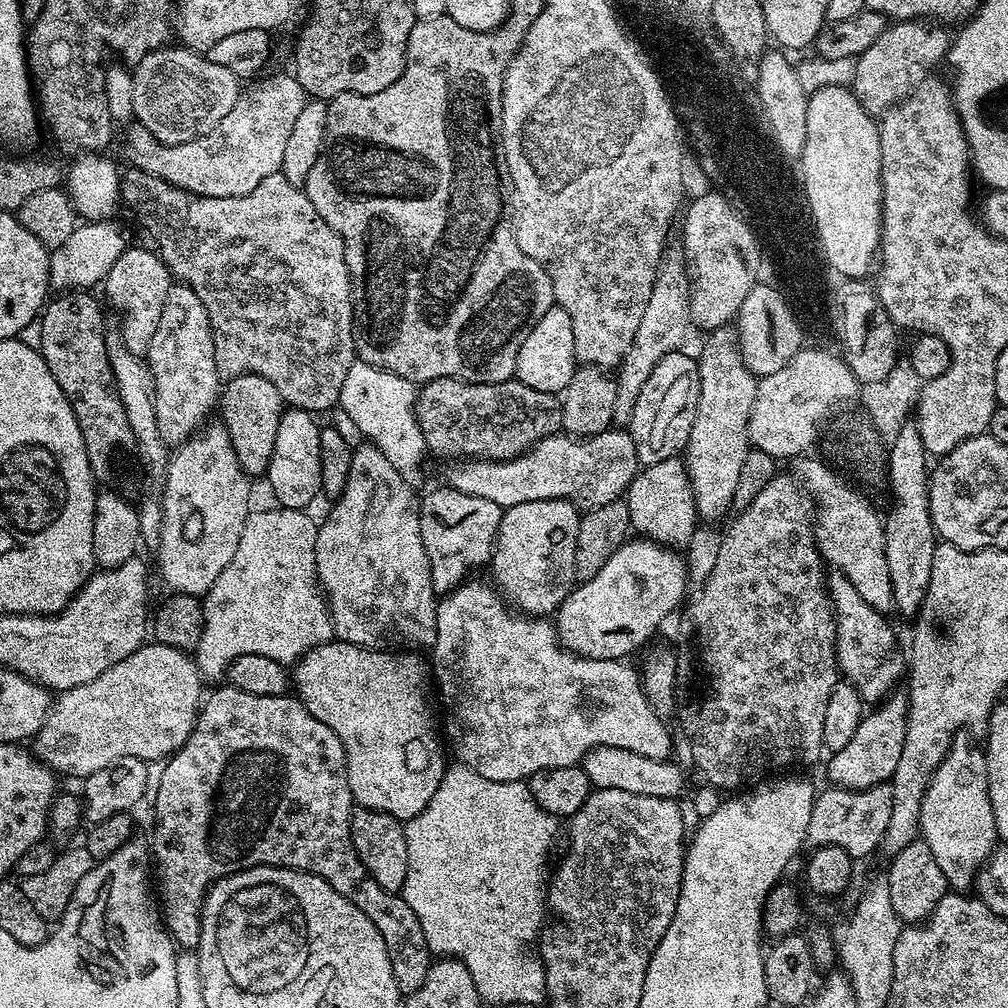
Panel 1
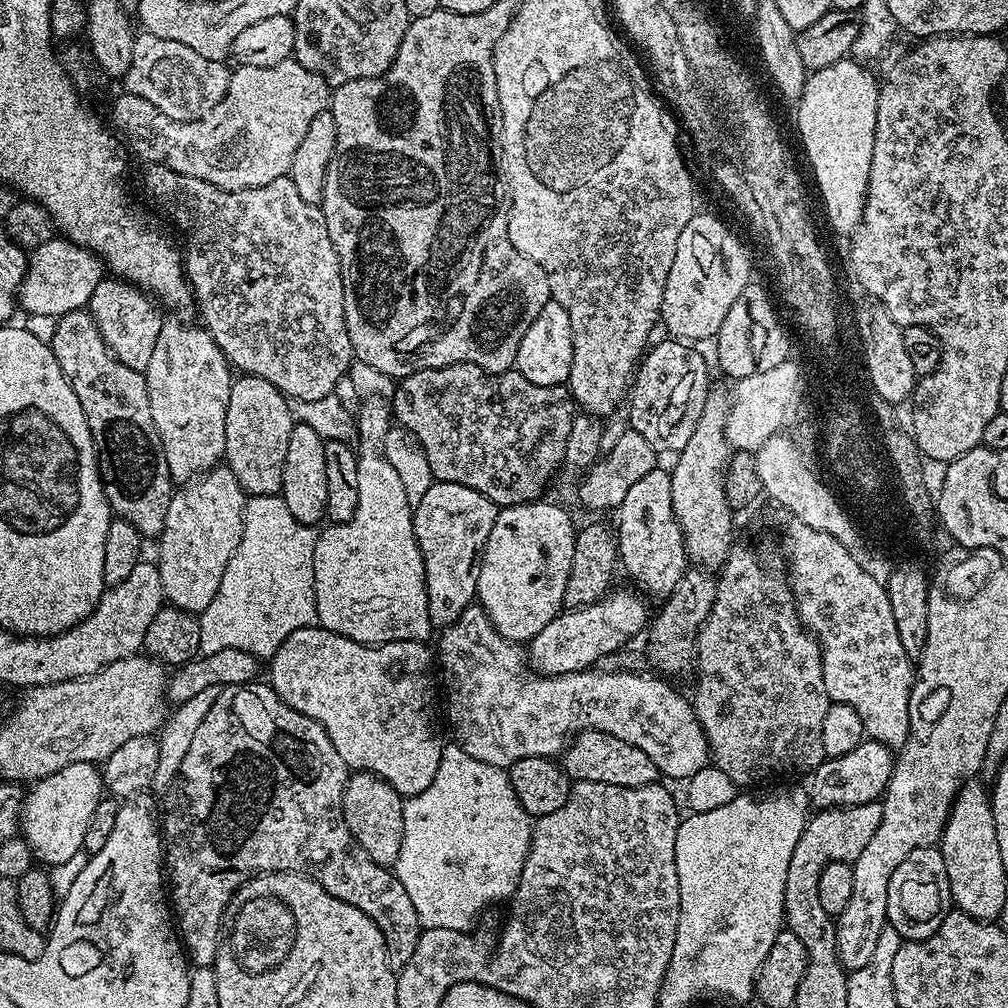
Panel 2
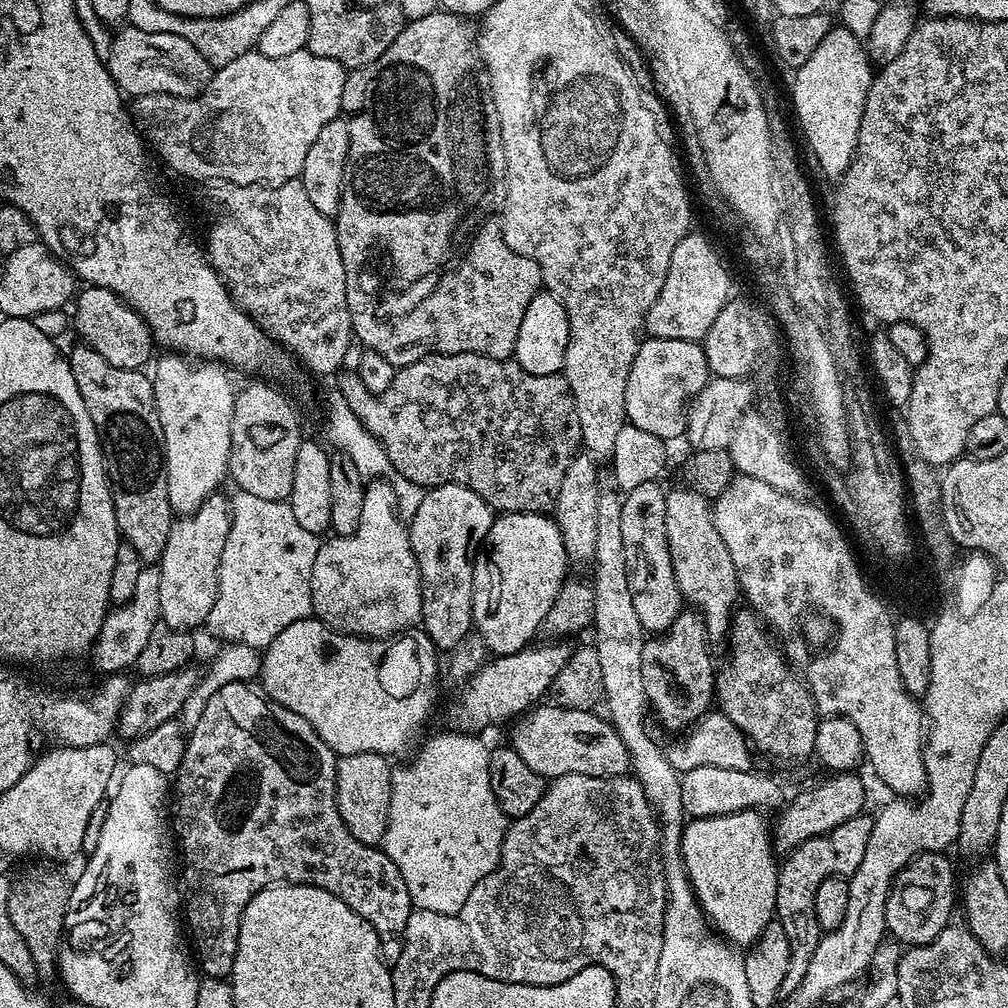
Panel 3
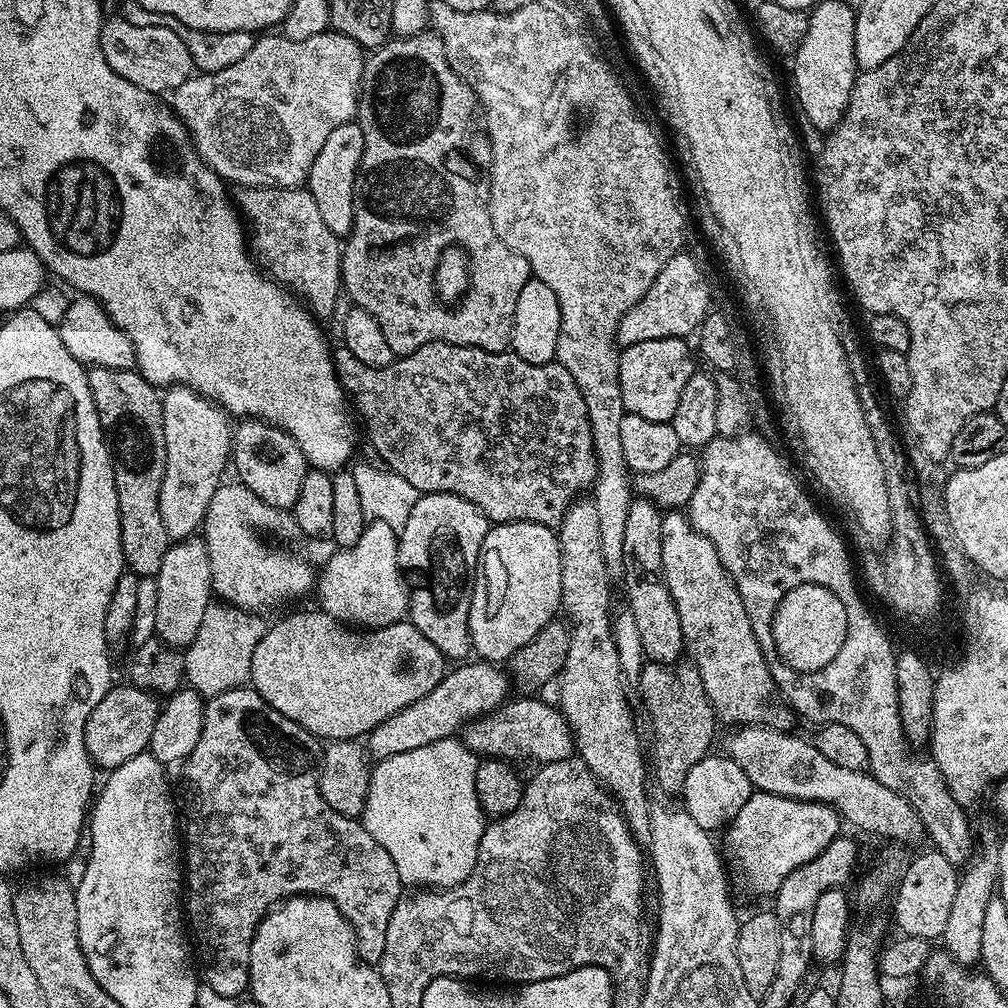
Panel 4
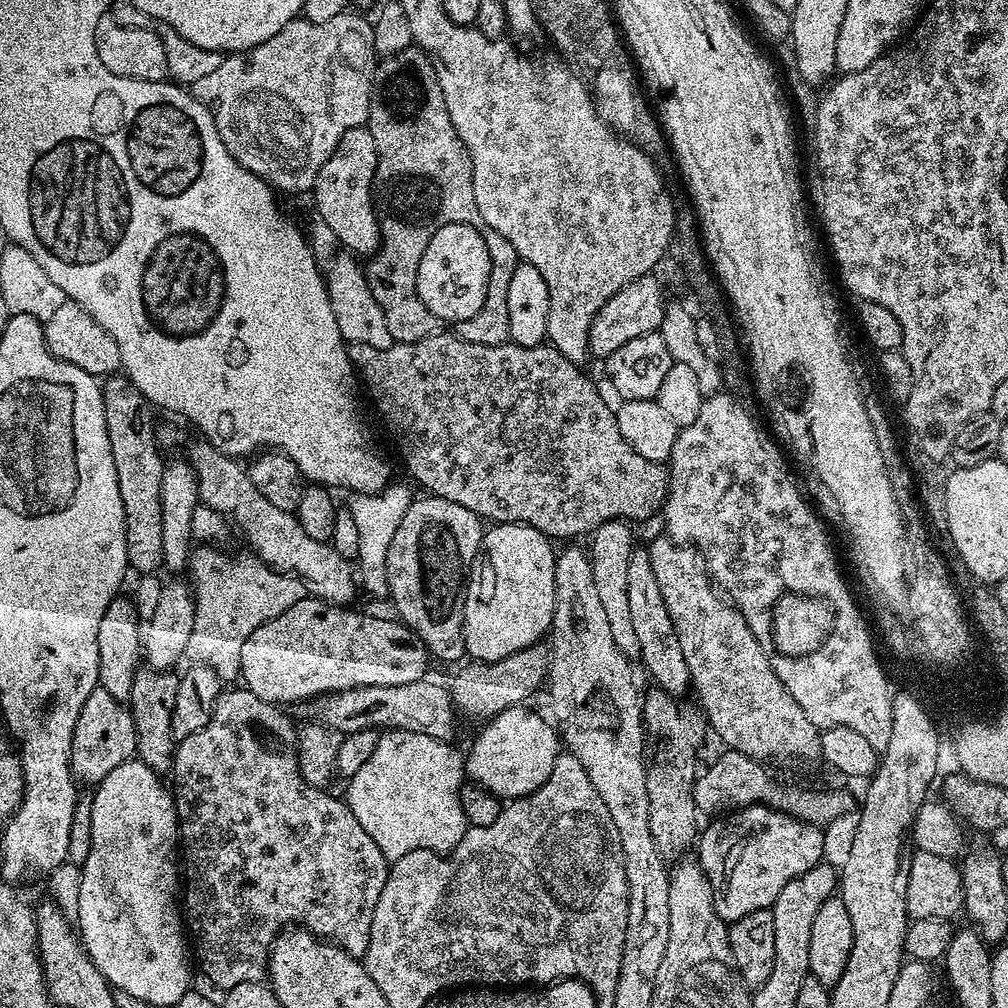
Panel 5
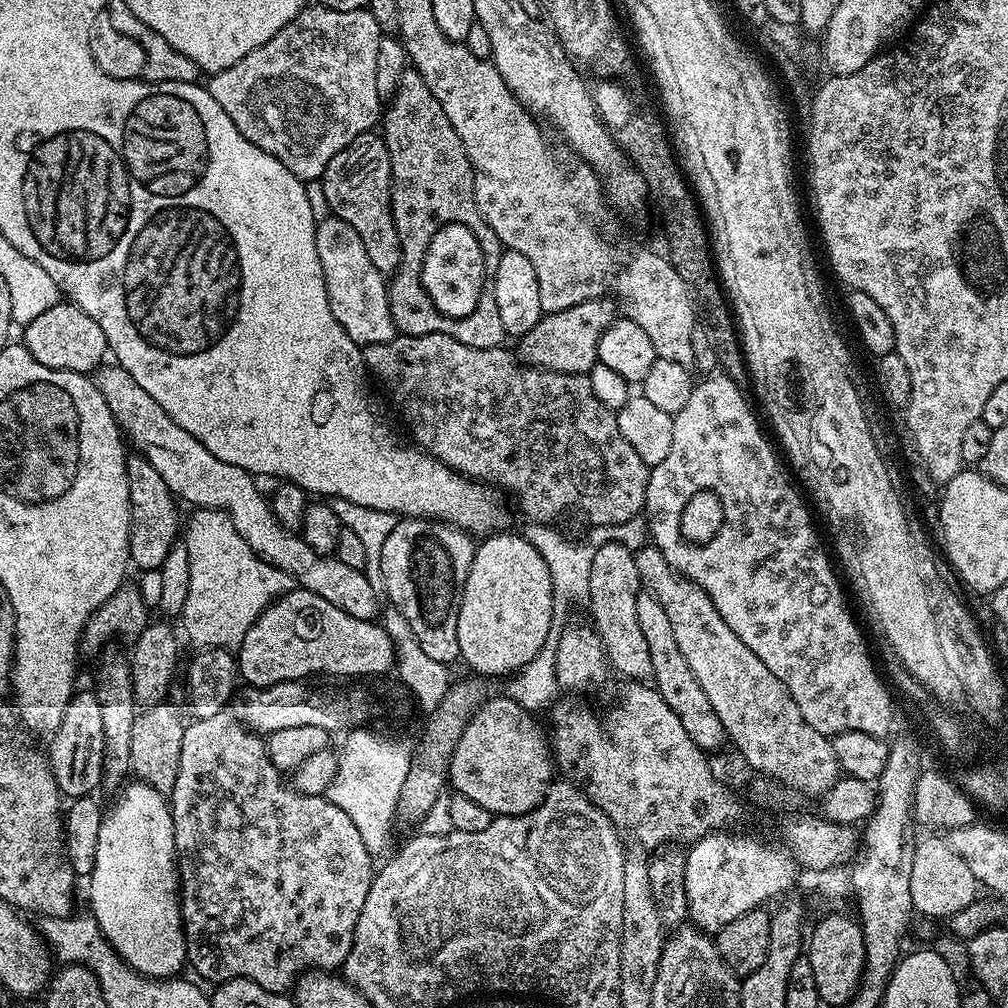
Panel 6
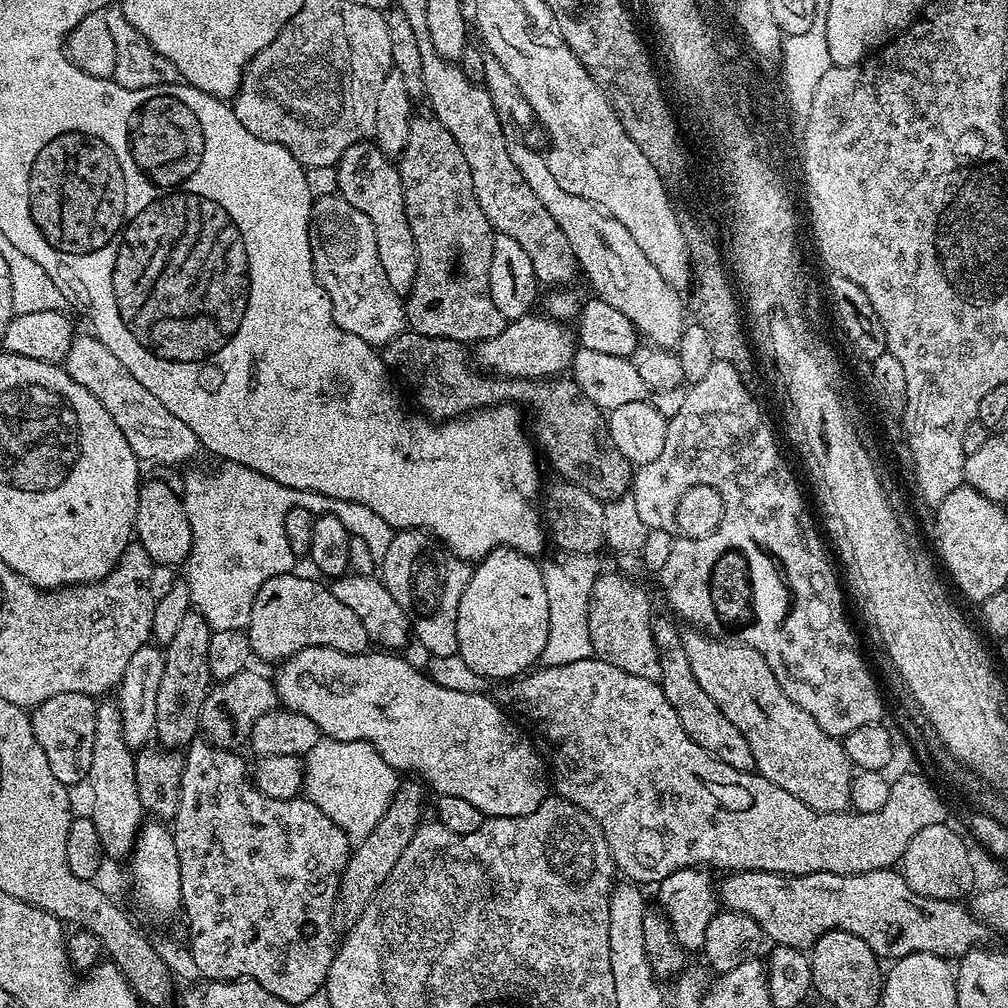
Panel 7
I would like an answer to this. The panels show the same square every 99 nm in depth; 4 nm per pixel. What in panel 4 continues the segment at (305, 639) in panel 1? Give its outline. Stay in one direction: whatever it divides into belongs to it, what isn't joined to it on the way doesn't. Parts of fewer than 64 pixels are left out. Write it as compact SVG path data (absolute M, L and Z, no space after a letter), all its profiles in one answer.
M221 482L218 490L214 490L214 498L210 498L210 506L206 506L206 518L202 525L202 539L206 546L206 554L210 558L210 574L212 590L225 604L232 604L243 612L263 613L263 608L270 608L286 600L296 600L313 591L314 570L300 556L287 552L284 548L275 548L260 537L260 532L272 532L280 524L281 509L272 508L262 498L258 498L244 484L239 482Z

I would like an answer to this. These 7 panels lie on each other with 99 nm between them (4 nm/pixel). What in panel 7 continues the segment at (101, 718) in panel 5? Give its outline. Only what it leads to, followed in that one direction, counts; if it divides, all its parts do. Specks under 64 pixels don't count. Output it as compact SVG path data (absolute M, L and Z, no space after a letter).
M54 694L54 698L46 698L37 708L31 709L34 738L38 738L38 746L42 746L42 754L46 754L46 762L50 762L50 770L54 770L54 778L69 786L83 785L90 770L90 757L94 755L94 722L96 721L97 701L86 694Z

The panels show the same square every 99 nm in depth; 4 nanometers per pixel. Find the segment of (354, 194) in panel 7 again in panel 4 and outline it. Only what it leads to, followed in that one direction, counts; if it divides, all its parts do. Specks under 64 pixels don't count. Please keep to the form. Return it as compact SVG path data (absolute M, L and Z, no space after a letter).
M359 123L343 124L326 138L322 150L318 150L318 158L314 158L314 166L310 166L306 185L308 193L318 205L326 226L330 226L332 233L341 238L347 237L354 222L354 182L362 162L363 149L364 139Z

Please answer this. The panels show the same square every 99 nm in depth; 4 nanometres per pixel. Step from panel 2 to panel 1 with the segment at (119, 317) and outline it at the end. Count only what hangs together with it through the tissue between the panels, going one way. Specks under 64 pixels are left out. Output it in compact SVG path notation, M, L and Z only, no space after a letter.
M151 247L148 248L125 248L118 262L110 266L110 274L106 274L102 281L103 299L108 299L120 311L118 331L122 342L130 354L139 357L147 353L150 338L154 338L154 330L158 330L158 318L162 318L162 306L166 306L166 294L170 294L174 283L174 277L164 261Z

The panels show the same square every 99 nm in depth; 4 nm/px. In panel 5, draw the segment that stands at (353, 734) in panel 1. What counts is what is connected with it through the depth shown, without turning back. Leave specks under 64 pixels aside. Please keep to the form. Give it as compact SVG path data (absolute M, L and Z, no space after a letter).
M305 598L302 602L294 602L294 606L290 606L290 610L286 610L282 614L278 614L278 618L258 626L258 630L254 630L254 634L250 634L250 638L246 638L246 643L242 646L242 666L240 667L239 679L242 681L243 687L253 692L258 698L262 698L262 702L277 706L288 706L284 704L298 703L297 705L299 705L301 702L314 700L317 696L324 696L327 692L341 692L362 686L406 686L410 682L423 680L429 675L428 663L430 663L430 657L428 650L424 647L424 643L408 629L407 624L396 618L387 620L384 616L367 616L364 612L351 612L352 610L348 606L327 604L325 600Z

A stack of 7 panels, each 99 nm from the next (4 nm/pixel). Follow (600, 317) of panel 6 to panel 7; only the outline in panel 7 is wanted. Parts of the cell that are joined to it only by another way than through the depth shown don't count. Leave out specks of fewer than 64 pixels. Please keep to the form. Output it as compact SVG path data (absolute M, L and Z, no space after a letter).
M529 314L505 323L502 334L479 341L474 348L476 367L510 380L543 380L567 373L578 349L577 333L567 323L548 314L536 315Z

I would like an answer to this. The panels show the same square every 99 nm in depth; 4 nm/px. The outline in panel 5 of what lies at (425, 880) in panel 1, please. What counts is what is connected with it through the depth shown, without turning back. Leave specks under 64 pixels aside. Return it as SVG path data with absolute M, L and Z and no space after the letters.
M388 730L377 739L374 754L362 762L362 770L347 781L348 808L354 818L362 822L362 830L374 838L374 846L382 850L389 862L395 862L419 848L447 854L468 831L470 825L462 814L460 801L460 789L466 783L466 760L462 752L452 746L451 743L430 738L430 734Z

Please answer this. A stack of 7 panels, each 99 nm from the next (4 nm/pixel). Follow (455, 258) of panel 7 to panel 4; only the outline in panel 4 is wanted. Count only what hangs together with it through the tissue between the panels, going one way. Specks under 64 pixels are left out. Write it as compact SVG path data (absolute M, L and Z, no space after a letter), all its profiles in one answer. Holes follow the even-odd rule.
M425 30L413 36L401 36L389 39L387 44L380 45L365 59L364 77L360 83L360 104L356 107L355 119L358 121L364 139L362 150L362 162L356 172L354 182L354 222L352 230L348 233L342 244L340 254L340 279L346 296L352 299L355 307L366 310L382 326L382 334L386 334L386 346L390 346L393 357L405 356L414 350L418 350L430 340L441 340L447 344L470 344L477 348L485 348L487 352L502 352L509 347L512 338L512 319L514 318L514 306L518 306L518 292L532 276L532 267L494 230L494 222L490 222L490 210L488 209L488 181L485 173L476 169L476 164L468 156L485 155L486 140L478 127L478 101L476 94L470 85L458 75L450 66L446 58L446 50L442 46L442 38L438 38L435 32ZM450 248L463 249L468 258L468 288L460 297L455 306L449 306L436 294L435 270L439 265L440 256Z

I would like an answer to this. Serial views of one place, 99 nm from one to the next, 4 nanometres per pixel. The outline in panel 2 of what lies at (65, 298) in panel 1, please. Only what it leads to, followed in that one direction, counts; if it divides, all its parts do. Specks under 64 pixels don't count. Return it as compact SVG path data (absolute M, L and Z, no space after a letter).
M86 310L68 312L59 317L51 345L54 358L58 358L58 366L62 366L62 374L66 374L66 382L70 382L78 403L82 405L82 414L86 414L92 441L96 444L100 481L104 484L108 505L119 519L130 522L130 526L134 526L141 537L159 538L166 526L166 510L170 510L174 481L166 466L158 426L154 426L154 414L150 414L150 394L146 390L144 373L130 370L130 366L118 362L118 358L106 346L94 318Z

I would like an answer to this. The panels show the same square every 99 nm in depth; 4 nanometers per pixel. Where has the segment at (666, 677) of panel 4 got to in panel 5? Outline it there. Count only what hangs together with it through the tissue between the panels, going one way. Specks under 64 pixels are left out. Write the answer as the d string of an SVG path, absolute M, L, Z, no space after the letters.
M655 686L649 687L649 692L645 691L642 696L642 723L646 729L647 735L656 739L656 749L651 749L650 759L646 764L646 794L650 798L650 834L654 834L654 846L658 848L658 854L662 856L666 862L676 862L681 858L689 855L688 847L695 845L698 840L698 827L696 828L696 816L698 816L698 809L695 804L695 798L693 794L693 788L696 784L698 767L696 768L696 755L700 752L700 747L704 744L704 739L710 736L710 729L708 727L708 721L705 720L703 711L699 707L693 706L692 709L688 709L686 705L680 704L681 702L677 697L666 694L662 689Z

